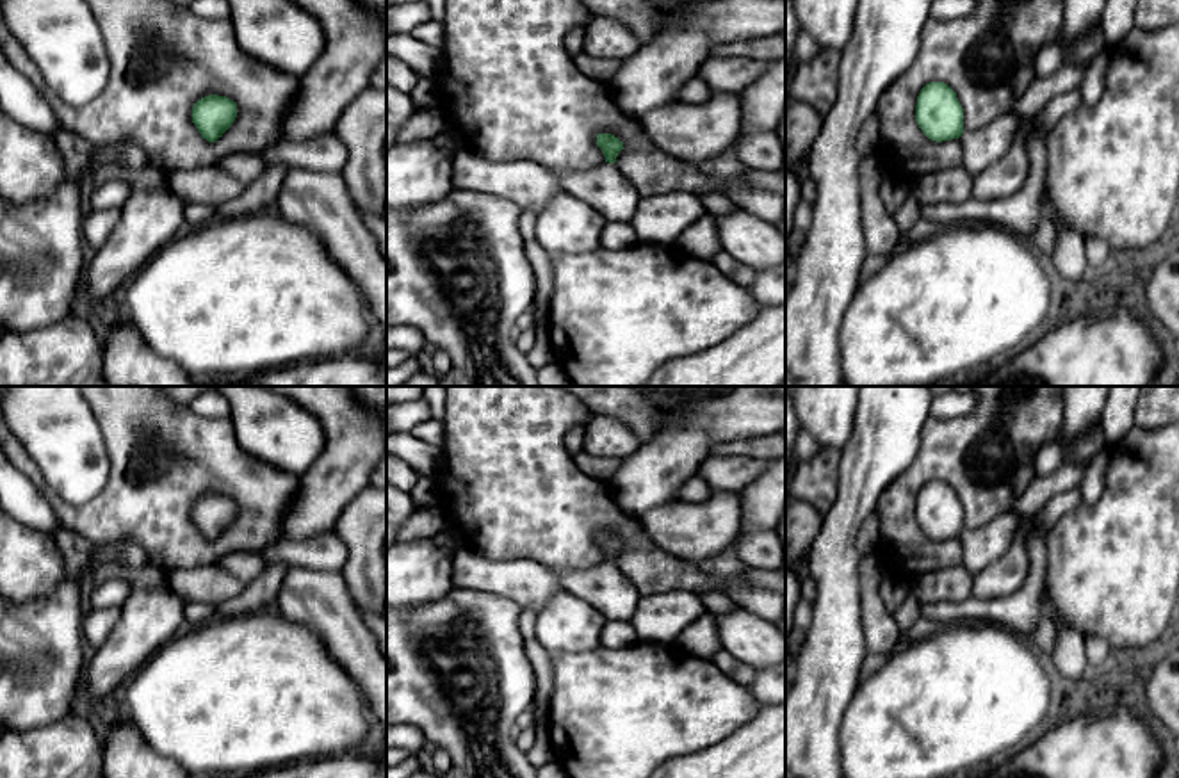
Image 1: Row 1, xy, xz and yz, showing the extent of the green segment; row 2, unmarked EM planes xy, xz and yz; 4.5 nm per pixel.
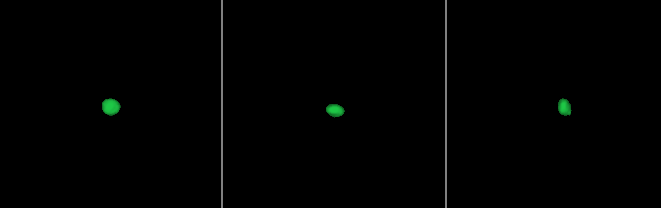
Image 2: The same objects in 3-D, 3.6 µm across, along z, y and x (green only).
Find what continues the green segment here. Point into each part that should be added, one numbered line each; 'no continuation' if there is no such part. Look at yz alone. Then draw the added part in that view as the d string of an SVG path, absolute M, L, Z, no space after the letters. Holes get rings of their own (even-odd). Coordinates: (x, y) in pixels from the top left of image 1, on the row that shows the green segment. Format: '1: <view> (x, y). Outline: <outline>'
1: yz (983, 146). Outline: M1008 110L980 130L964 132L965 171L974 178L1006 153L1020 123L1022 119Z

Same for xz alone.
1: xz (604, 187). Outline: M604 162L586 171L550 169L561 189L586 201L611 223L632 223L639 194L616 164Z

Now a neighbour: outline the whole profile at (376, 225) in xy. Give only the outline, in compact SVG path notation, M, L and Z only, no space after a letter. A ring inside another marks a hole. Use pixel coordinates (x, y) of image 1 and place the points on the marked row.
M362 214L367 230L374 235L378 247L386 260L386 217Z

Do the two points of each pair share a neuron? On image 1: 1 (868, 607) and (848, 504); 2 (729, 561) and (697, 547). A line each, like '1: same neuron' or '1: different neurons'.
1: different neurons
2: different neurons

